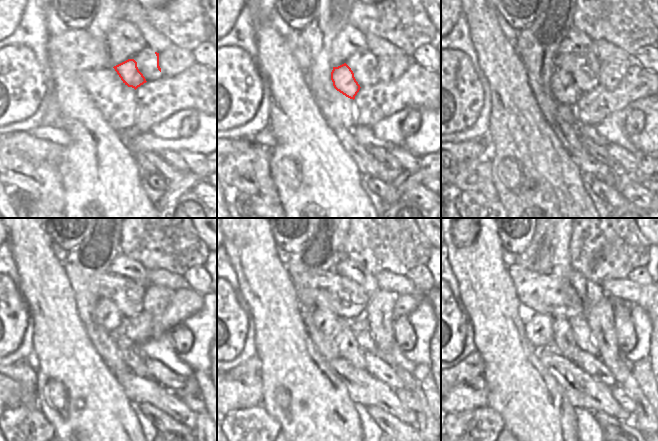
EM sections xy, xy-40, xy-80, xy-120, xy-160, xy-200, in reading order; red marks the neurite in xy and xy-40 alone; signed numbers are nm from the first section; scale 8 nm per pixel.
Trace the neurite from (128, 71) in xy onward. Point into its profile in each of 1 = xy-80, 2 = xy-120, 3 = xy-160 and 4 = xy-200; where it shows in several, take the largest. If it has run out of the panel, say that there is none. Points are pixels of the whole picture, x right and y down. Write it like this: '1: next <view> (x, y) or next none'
1: next xy-80 (563, 87)
2: next xy-120 (107, 314)
3: next xy-160 (328, 323)
4: next xy-200 (538, 328)

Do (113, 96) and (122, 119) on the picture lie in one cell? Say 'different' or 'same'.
same

